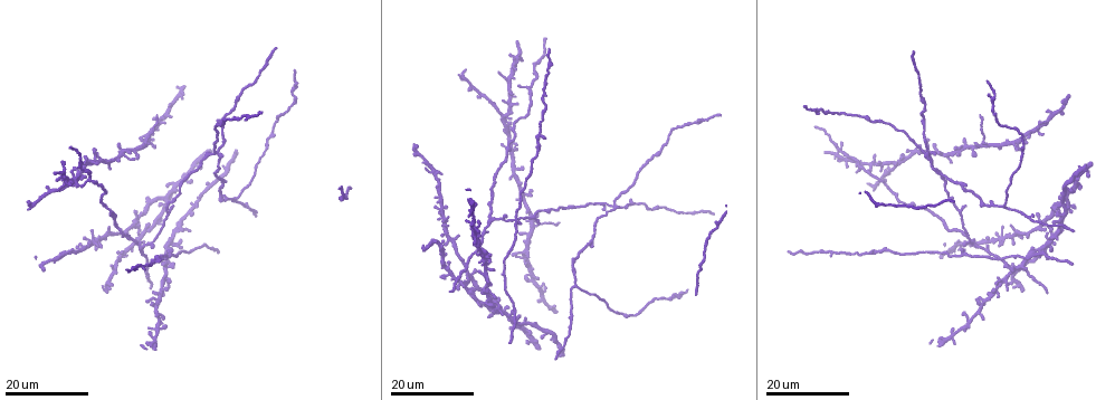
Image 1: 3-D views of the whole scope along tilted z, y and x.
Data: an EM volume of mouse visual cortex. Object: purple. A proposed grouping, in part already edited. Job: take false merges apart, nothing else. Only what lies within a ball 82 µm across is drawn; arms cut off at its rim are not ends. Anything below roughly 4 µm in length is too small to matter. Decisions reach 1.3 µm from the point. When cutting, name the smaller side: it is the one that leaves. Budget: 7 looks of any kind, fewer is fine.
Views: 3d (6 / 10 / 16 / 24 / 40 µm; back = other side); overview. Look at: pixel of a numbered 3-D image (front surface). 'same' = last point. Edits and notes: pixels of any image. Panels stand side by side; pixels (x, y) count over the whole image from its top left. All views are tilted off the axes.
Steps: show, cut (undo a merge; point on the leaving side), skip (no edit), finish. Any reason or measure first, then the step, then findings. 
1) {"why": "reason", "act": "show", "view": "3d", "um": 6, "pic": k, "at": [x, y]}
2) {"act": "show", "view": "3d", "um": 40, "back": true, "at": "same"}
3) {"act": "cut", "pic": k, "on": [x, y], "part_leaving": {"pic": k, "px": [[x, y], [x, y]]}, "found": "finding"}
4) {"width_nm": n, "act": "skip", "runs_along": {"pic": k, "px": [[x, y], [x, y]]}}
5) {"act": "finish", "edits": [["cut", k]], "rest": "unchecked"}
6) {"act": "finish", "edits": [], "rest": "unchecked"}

{"why": "looks like a crossing", "act": "show", "view": "3d", "um": 16, "pic": 1, "at": [924, 153]}

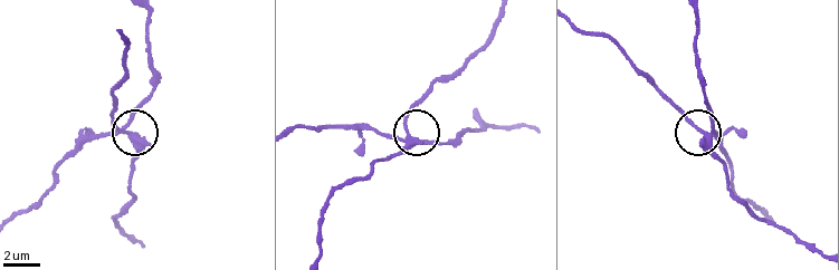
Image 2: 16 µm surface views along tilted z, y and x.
{"act": "show", "view": "3d", "um": 6, "pic": 2, "at": [130, 134]}

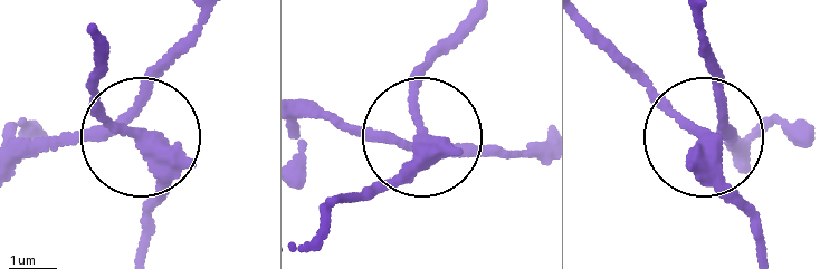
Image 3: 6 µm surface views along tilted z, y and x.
{"why": "from behind", "act": "show", "view": "3d", "um": 6, "back": true, "pic": 3, "at": [422, 133]}

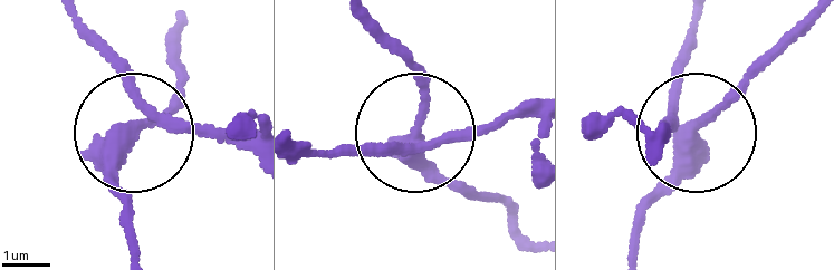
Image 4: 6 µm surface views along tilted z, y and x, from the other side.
{"arms": 5, "act": "skip", "found": "one neuron here"}

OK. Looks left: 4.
{"why": "side arm on a straight run", "act": "show", "view": "3d", "um": 24, "pic": 1, "at": [533, 223]}

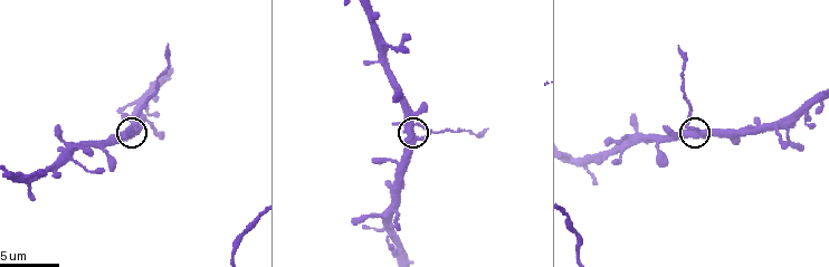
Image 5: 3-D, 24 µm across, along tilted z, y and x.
{"act": "show", "view": "3d", "um": 10, "pic": 5, "at": [418, 123]}

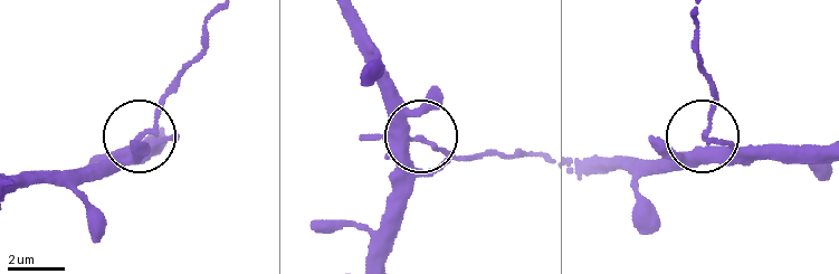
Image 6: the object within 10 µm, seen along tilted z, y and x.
{"act": "cut", "pic": 6, "on": [154, 114], "part_leaving": {"pic": 6, "px": [[407, 141], [472, 159], [540, 156]]}, "found": "a second neuron is stuck on"}

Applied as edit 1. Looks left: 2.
{"act": "finish", "edits": [["cut", 6]], "rest": "unchecked"}

